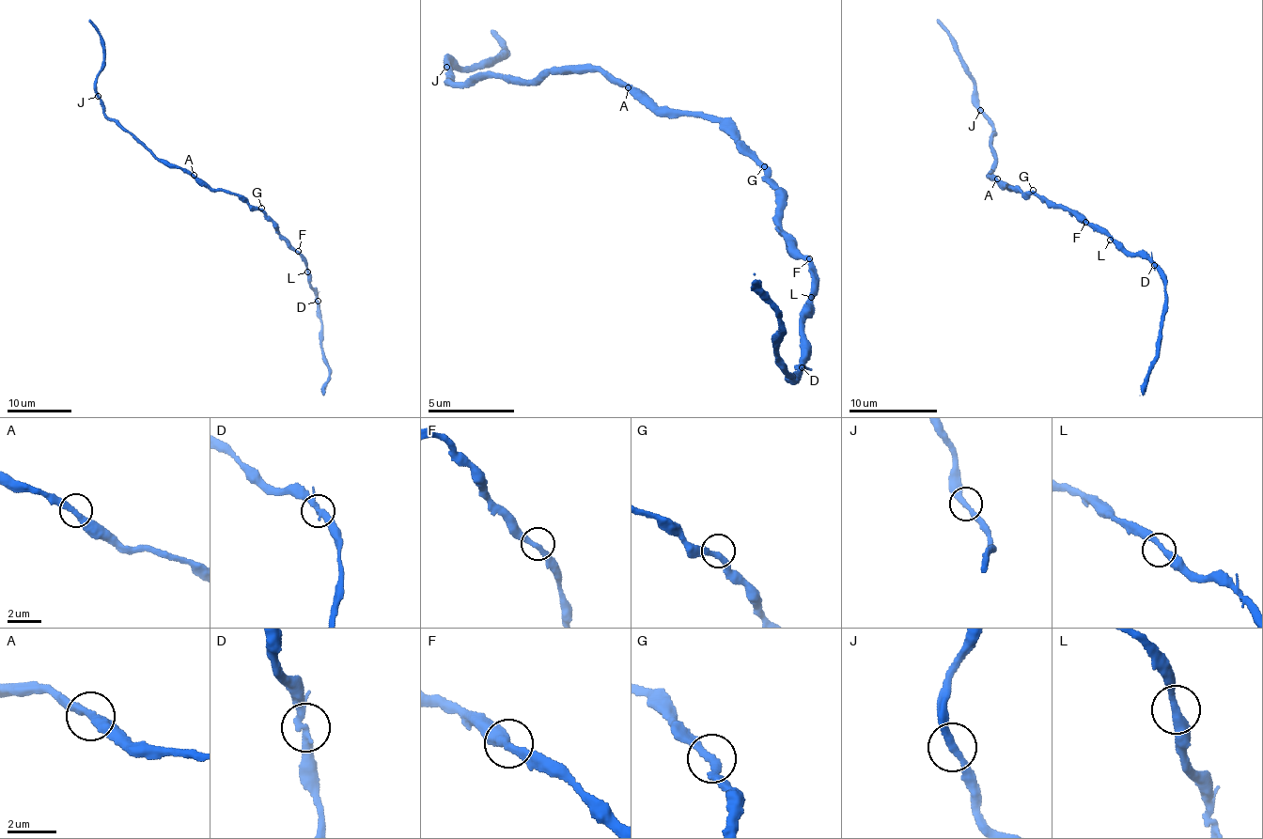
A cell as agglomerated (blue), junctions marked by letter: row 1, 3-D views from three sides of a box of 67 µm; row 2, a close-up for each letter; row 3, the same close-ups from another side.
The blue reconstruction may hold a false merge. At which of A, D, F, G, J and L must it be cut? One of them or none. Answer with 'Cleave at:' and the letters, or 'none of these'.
Cleave at: none of these

